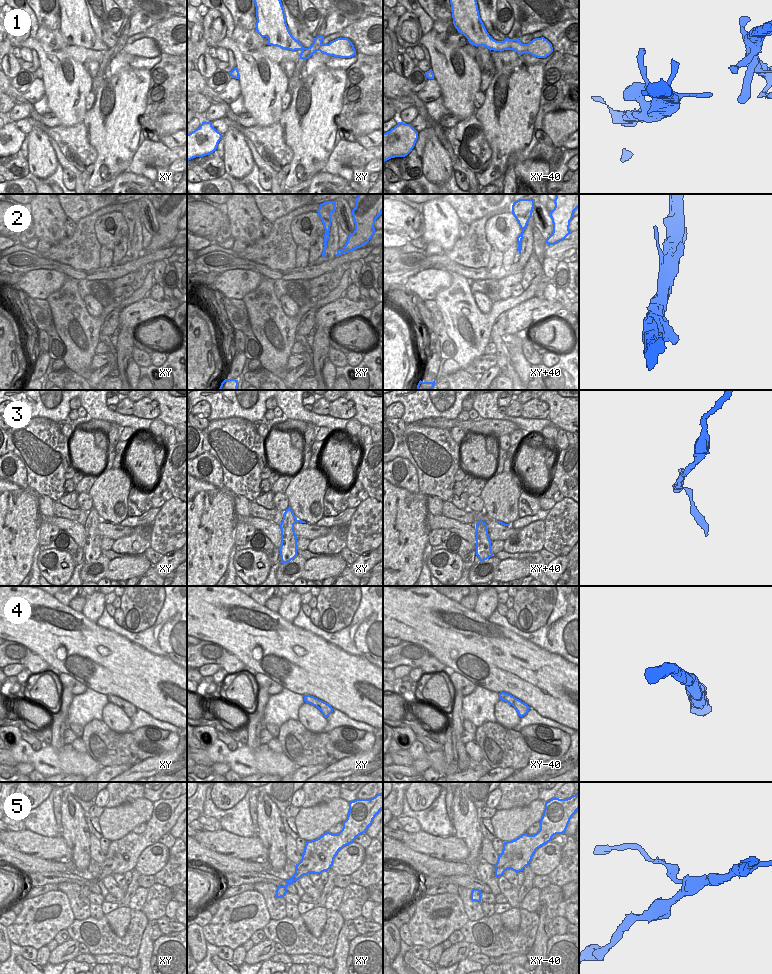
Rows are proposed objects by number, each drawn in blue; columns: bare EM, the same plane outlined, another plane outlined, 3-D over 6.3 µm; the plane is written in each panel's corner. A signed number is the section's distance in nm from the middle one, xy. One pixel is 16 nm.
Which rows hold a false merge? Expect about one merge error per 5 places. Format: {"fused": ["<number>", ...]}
{"fused": []}

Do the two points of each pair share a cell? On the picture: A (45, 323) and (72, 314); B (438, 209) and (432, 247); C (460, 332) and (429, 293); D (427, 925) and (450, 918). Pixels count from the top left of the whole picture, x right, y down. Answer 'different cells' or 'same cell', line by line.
A: different cells
B: different cells
C: different cells
D: same cell

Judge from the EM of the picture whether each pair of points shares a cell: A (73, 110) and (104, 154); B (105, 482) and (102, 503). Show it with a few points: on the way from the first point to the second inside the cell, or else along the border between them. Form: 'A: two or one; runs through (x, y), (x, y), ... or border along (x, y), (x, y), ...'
A: two; border along (86, 110), (82, 121)
B: one; runs through (105, 487), (105, 498)

